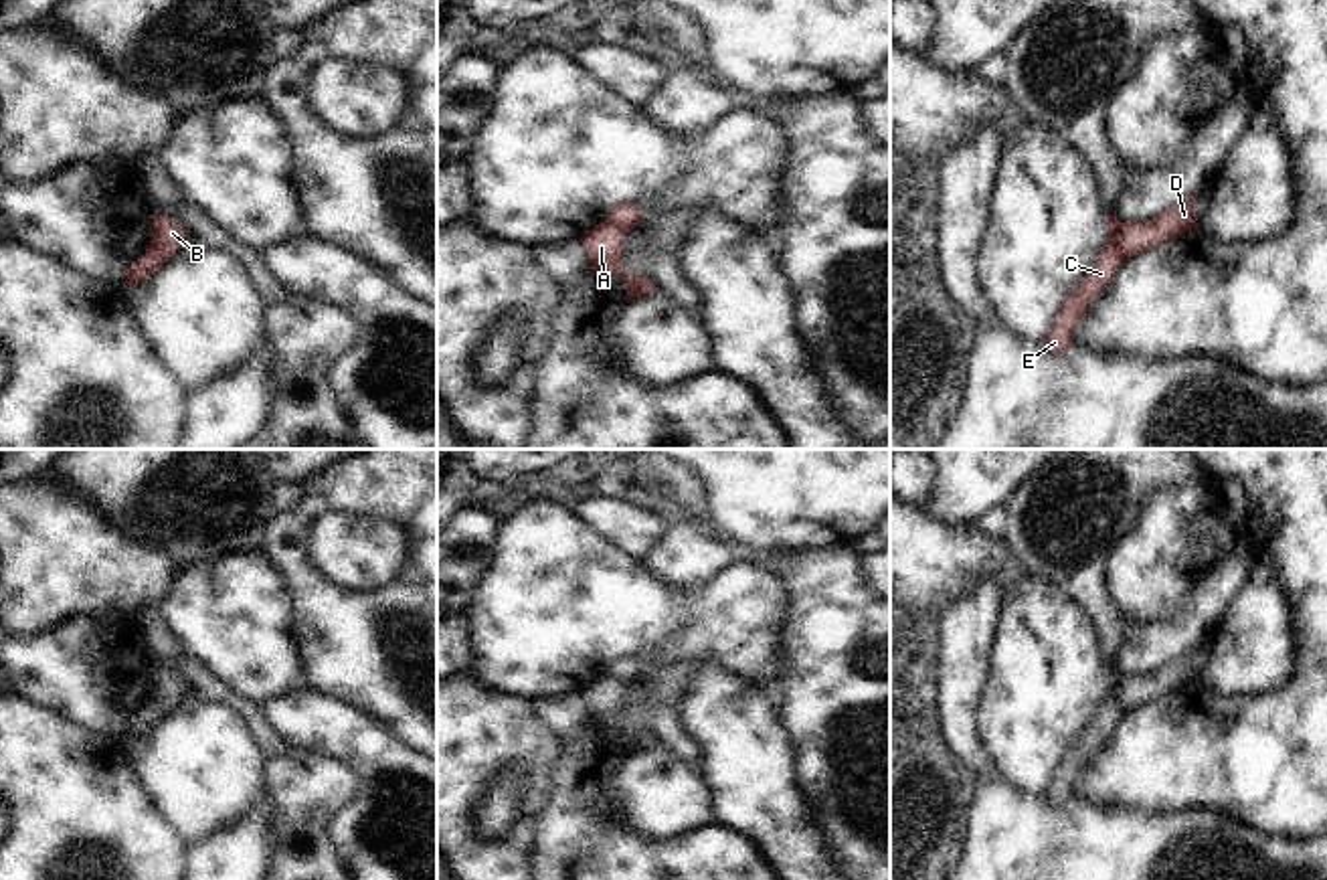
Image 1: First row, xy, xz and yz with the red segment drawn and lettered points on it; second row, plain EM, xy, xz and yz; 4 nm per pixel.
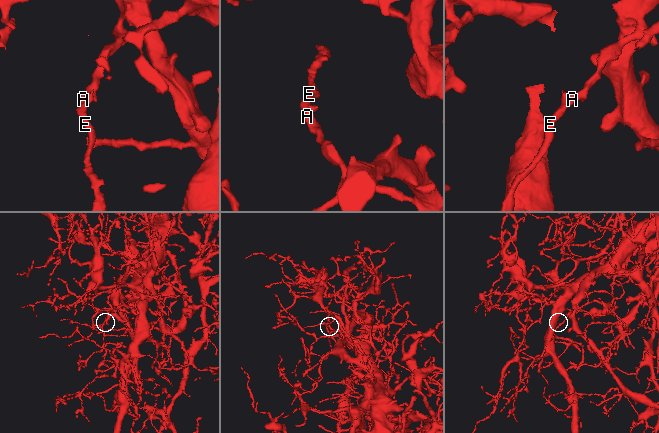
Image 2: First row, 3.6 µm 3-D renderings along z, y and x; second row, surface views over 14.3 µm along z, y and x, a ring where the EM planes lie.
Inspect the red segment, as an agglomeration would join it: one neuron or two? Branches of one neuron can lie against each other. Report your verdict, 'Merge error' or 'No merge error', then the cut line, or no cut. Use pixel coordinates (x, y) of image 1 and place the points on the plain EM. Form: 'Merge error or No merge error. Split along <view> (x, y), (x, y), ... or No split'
Merge error. Split along yz (1119, 676), (1117, 702), (1125, 711).

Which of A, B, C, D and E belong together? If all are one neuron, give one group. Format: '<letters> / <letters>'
A D / B C E

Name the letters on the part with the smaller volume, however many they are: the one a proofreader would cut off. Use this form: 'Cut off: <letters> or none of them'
Cut off: B, C, E.

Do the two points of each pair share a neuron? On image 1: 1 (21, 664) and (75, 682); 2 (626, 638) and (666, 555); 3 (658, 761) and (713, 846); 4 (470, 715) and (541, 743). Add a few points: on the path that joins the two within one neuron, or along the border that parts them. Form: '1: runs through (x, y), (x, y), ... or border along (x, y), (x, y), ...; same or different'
1: runs through (35, 666), (61, 670); same
2: border along (642, 563), (666, 581), (702, 585); different
3: border along (711, 822), (682, 836), (654, 840); different
4: runs through (488, 729), (510, 729), (522, 737); same

